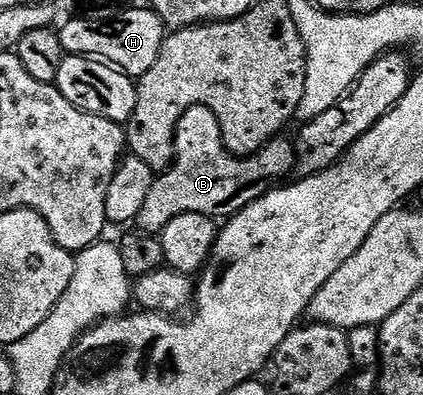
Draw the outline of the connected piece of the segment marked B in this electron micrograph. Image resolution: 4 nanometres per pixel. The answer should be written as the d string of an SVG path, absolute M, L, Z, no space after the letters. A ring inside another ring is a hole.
M192 106L191 108L187 108L183 112L183 116L177 125L177 131L175 132L175 157L173 164L168 170L158 173L156 177L154 177L151 193L147 195L147 200L143 203L143 208L139 208L139 216L137 217L136 225L140 227L144 233L157 236L160 235L163 228L167 228L167 224L171 224L171 220L175 220L175 216L183 216L190 212L194 214L202 214L203 216L207 216L214 220L228 219L230 216L239 213L245 206L251 205L251 203L253 203L257 198L262 198L263 195L268 194L269 191L274 189L274 187L276 187L282 180L288 179L290 177L290 175L288 176L289 173L291 175L294 173L297 157L295 156L293 147L294 143L290 141L290 139L288 142L288 140L285 139L285 136L278 136L272 138L272 140L269 141L258 154L248 154L245 158L238 158L236 154L232 154L231 151L227 149L225 141L221 139L219 120L215 116L215 112L211 112L211 108L207 108L206 106Z

